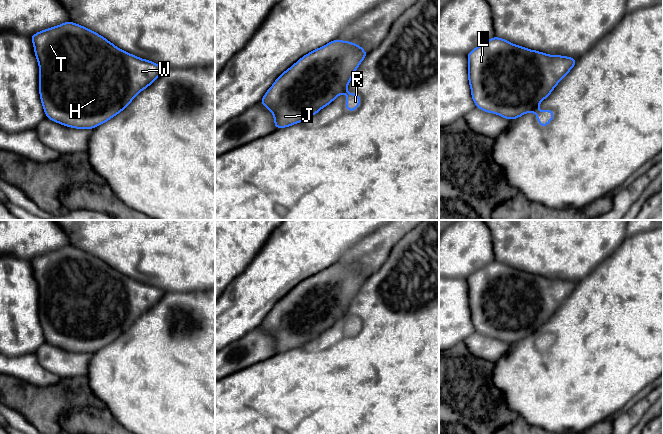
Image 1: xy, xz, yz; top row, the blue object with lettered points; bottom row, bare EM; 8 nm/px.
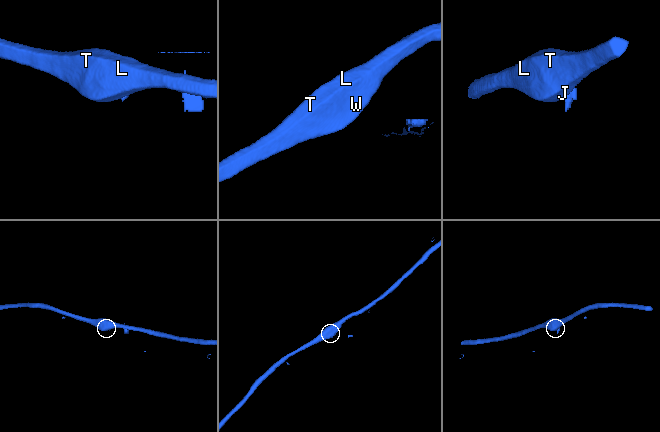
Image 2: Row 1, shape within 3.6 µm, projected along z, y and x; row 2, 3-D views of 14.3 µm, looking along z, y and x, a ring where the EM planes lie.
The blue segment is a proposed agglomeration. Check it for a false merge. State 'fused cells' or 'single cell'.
fused cells

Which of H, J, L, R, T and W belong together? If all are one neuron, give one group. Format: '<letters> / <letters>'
H J L T W / R

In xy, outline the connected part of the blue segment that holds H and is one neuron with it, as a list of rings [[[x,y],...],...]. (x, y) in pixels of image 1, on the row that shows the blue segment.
[[[72,21],[29,36],[39,66],[39,96],[47,119],[74,129],[95,129],[121,113],[166,69],[115,46]]]

